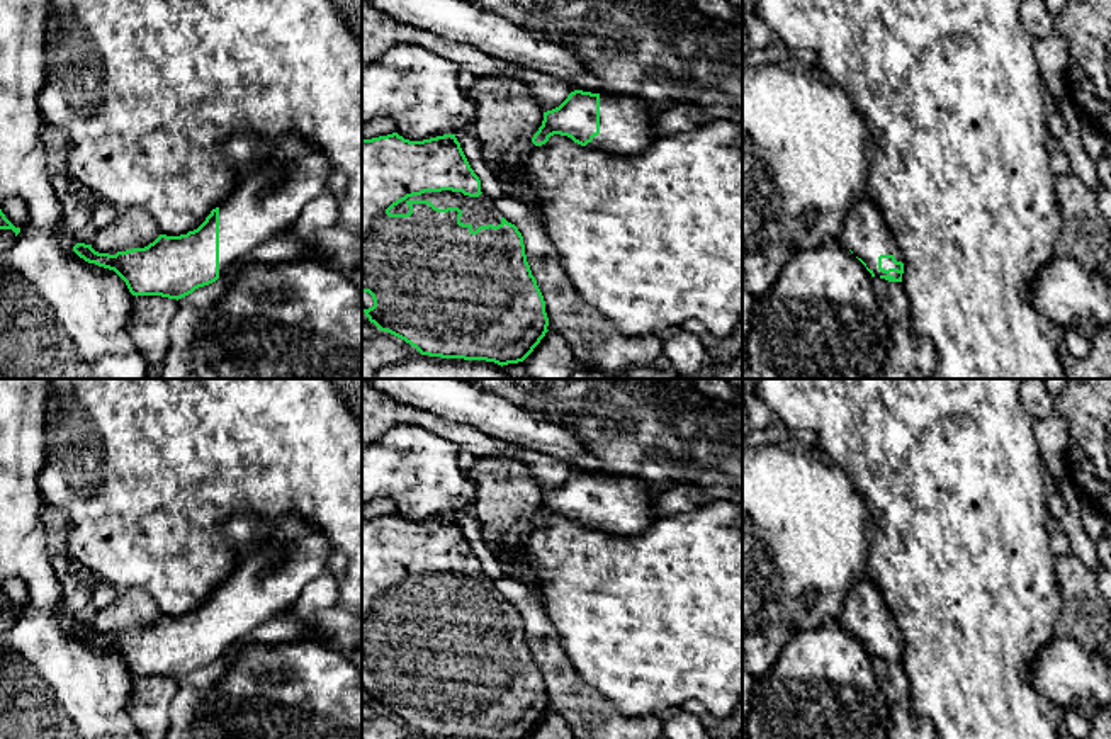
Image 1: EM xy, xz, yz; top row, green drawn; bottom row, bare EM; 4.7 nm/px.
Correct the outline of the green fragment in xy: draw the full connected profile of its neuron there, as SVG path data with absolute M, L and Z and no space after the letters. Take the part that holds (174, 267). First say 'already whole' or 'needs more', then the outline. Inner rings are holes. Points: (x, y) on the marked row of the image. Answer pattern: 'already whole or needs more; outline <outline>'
needs more; outline M296 133L282 134L270 153L245 173L233 194L212 209L197 229L180 236L160 234L144 248L116 255L99 253L85 243L76 243L73 251L88 263L114 270L136 297L161 296L178 301L226 275L263 241L285 233L302 209L324 194L328 177L330 160L321 149Z

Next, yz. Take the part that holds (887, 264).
needs more; outline M860 195L848 212L837 241L871 274L888 282L902 282L904 258L877 204Z

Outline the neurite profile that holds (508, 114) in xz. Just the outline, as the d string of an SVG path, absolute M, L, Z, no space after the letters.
M511 75L479 76L465 92L477 105L474 127L481 146L481 158L498 175L510 175L515 189L510 195L527 204L530 212L545 224L542 199L518 170L535 149L533 134L544 121L530 87Z

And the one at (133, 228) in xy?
M143 207L119 209L117 217L97 231L92 248L99 253L116 255L133 248L144 248L153 243L161 231Z

